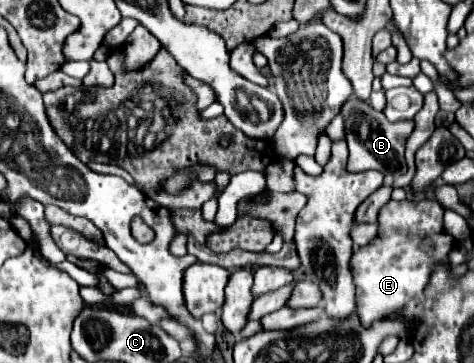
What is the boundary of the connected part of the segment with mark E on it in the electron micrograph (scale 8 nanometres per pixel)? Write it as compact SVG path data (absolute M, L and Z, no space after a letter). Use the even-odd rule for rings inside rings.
M438 200L386 202L378 212L378 236L368 246L354 250L350 258L360 324L370 328L376 320L386 320L402 310L406 300L428 286L436 264L450 266L448 254L452 248L454 238L444 232L444 206Z

